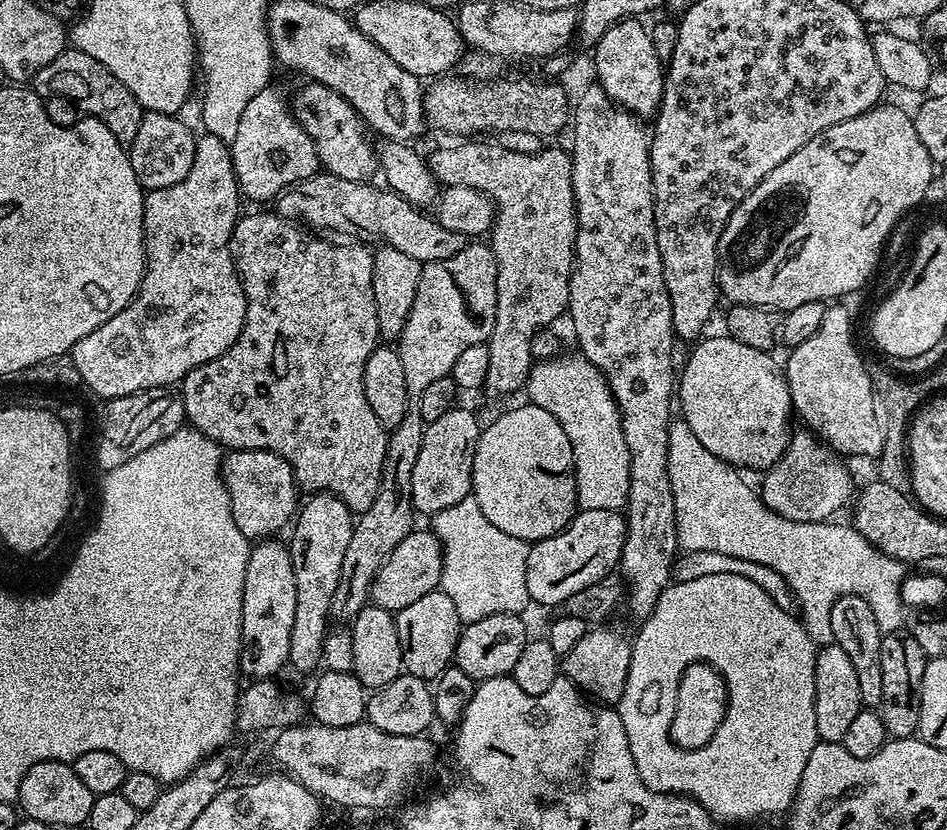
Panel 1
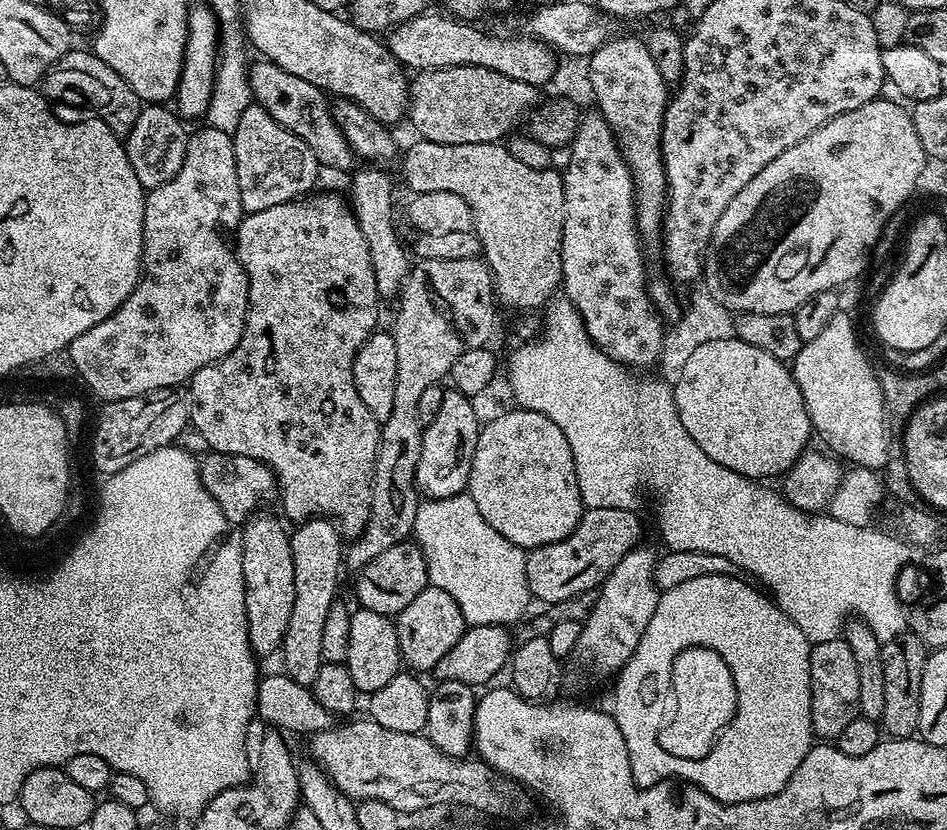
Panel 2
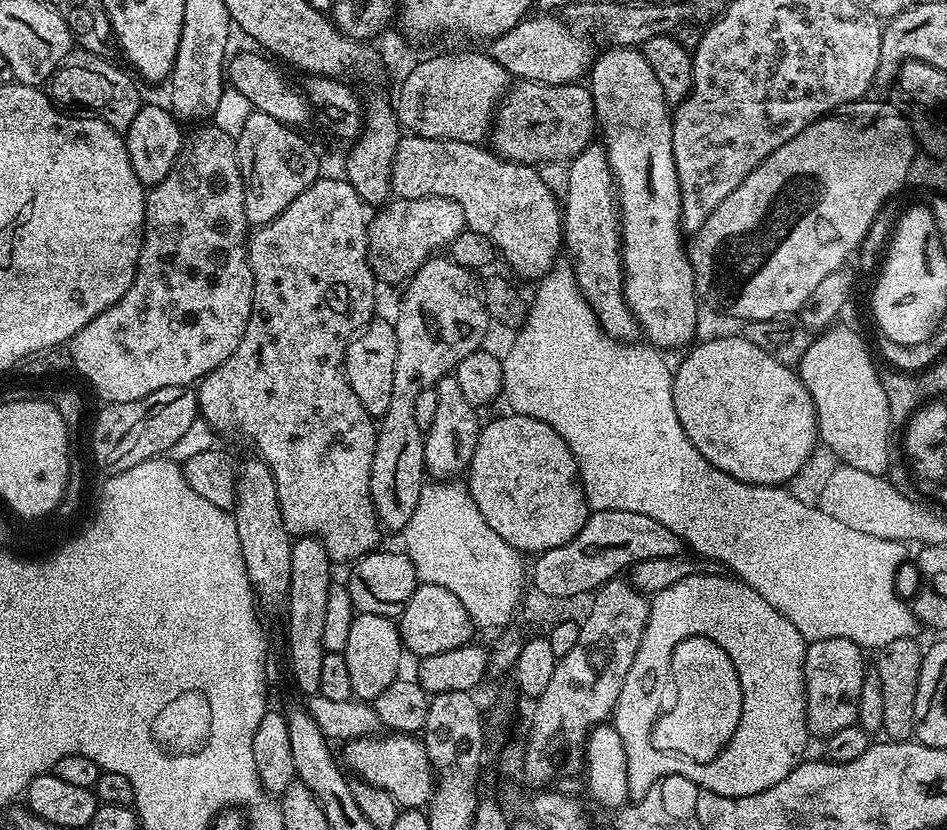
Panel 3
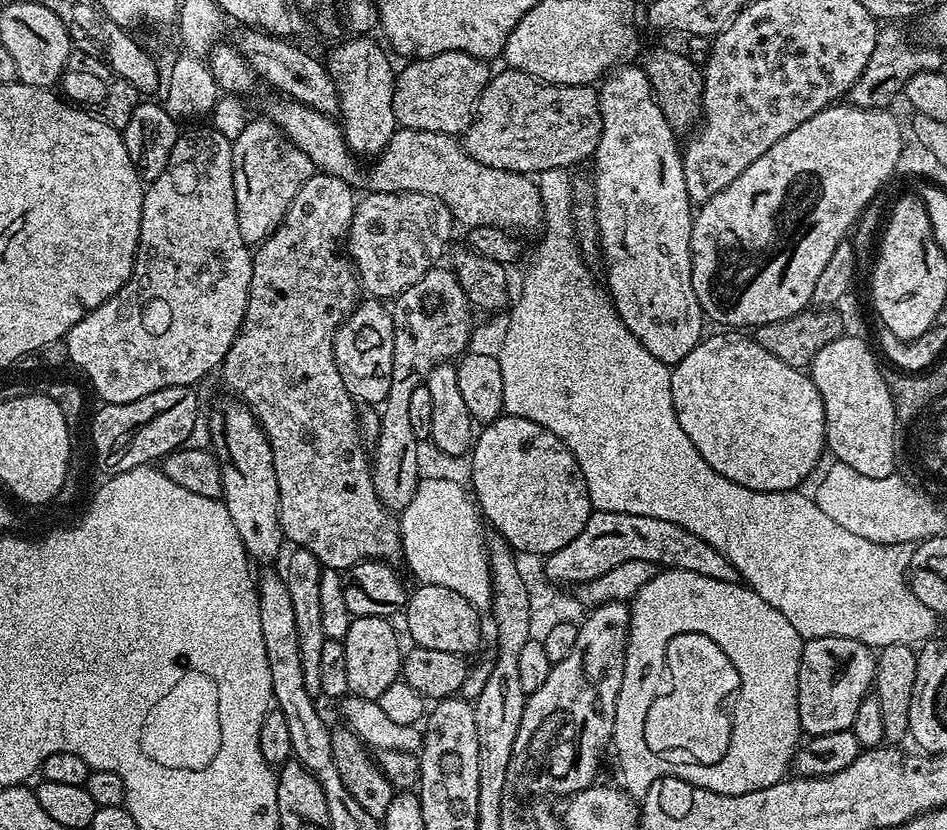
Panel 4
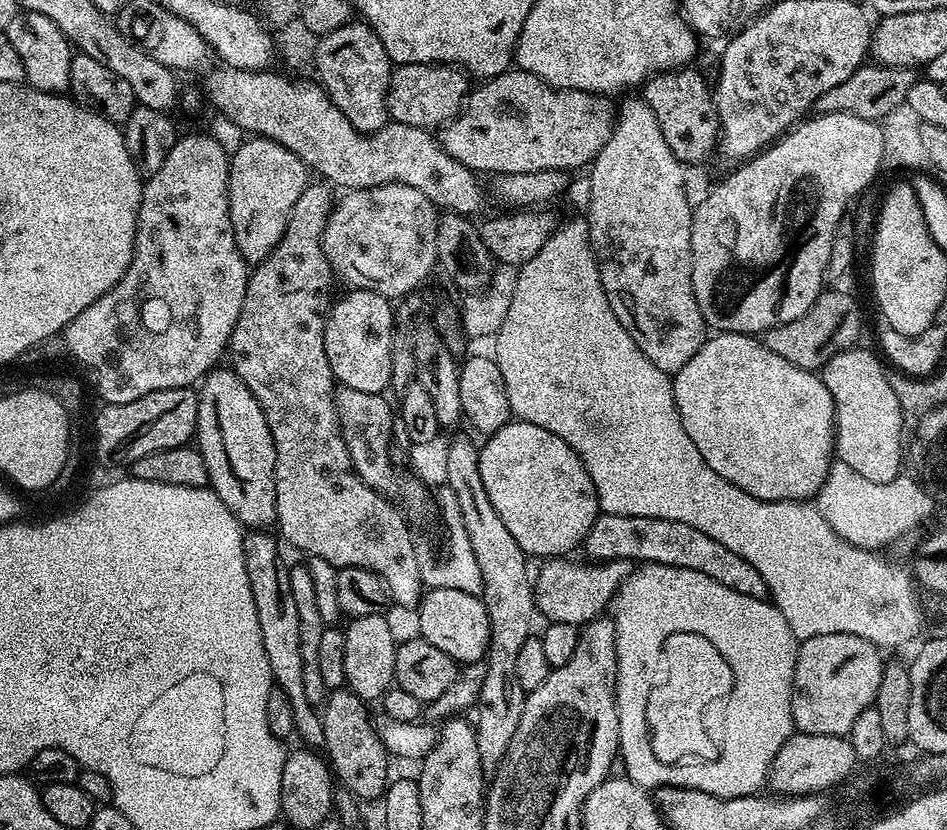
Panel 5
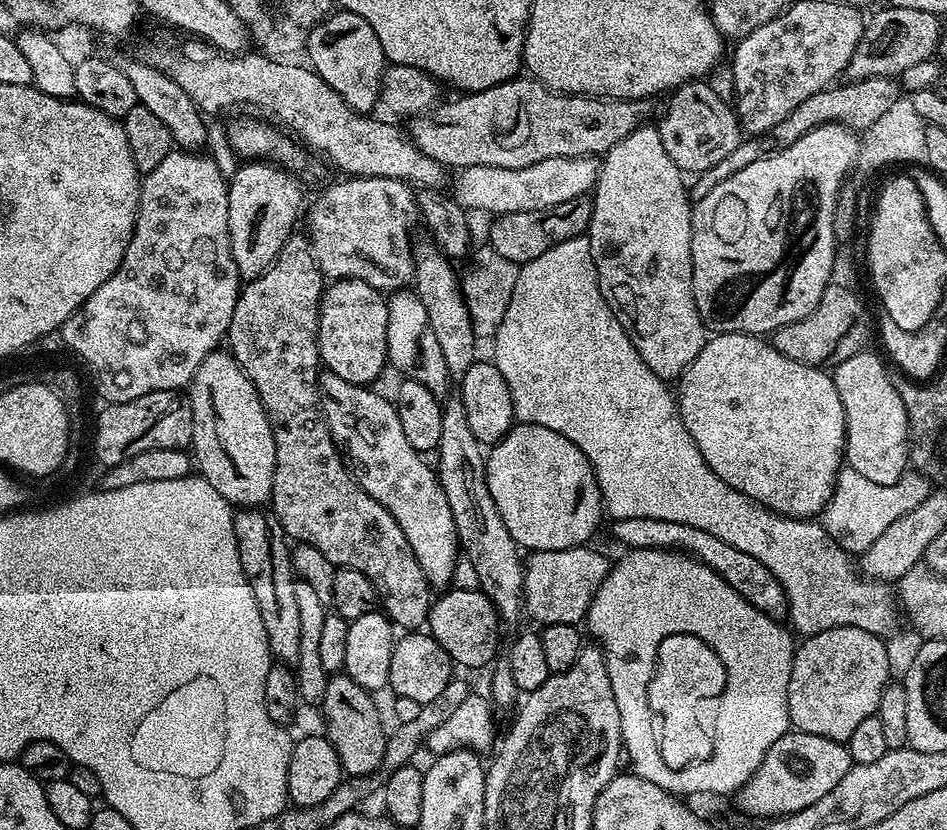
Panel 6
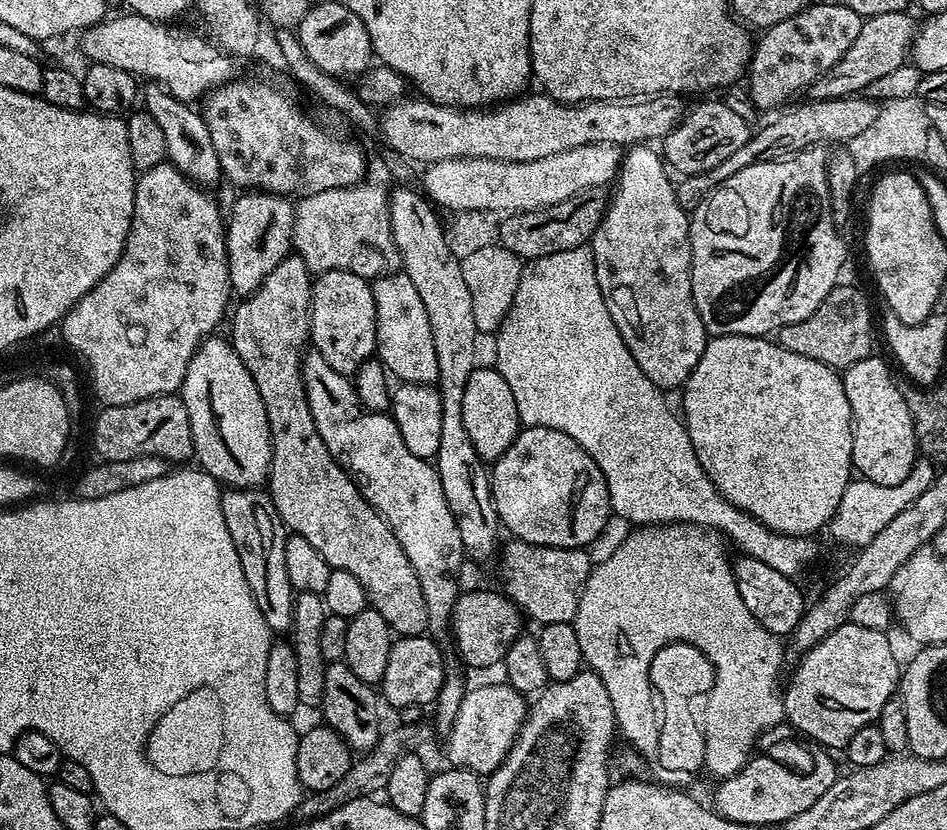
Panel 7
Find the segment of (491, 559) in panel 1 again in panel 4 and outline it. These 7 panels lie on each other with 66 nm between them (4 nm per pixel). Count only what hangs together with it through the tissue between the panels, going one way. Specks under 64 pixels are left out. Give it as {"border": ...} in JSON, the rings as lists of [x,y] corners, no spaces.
{"border":[[[425,475],[414,490],[414,498],[410,498],[410,506],[399,512],[398,519],[402,560],[408,563],[420,584],[447,586],[454,594],[462,594],[477,610],[491,605],[492,575],[486,528],[465,485],[463,488],[448,476]]]}

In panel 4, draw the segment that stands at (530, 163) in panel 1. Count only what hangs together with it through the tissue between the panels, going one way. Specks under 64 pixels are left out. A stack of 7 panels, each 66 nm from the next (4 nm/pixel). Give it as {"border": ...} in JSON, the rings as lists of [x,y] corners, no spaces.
{"border":[[[280,98],[272,108],[270,119],[283,130],[286,138],[290,138],[290,142],[294,142],[294,146],[298,146],[298,150],[302,150],[302,154],[306,154],[306,158],[310,158],[313,169],[342,178],[357,189],[364,188],[368,192],[430,194],[430,198],[442,201],[450,210],[453,221],[457,225],[464,224],[465,229],[486,226],[521,234],[520,232],[532,232],[535,228],[537,231],[543,225],[545,200],[540,196],[537,181],[522,172],[507,172],[494,170],[494,166],[482,166],[482,162],[470,158],[463,143],[455,136],[397,127],[390,142],[379,157],[369,163],[372,165],[365,170],[363,176],[356,165],[359,164],[357,157],[352,155],[344,140],[343,127],[333,117],[296,100]]]}

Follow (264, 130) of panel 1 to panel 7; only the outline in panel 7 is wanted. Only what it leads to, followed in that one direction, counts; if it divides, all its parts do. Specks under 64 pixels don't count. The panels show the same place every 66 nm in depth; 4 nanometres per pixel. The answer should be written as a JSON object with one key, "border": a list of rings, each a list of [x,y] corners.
{"border":[[[248,190],[232,204],[232,213],[226,216],[226,231],[224,241],[228,247],[228,269],[230,270],[230,282],[232,291],[237,297],[243,298],[250,295],[290,254],[292,248],[292,221],[294,219],[294,204],[289,197],[278,196],[275,192],[262,192],[259,190]]]}

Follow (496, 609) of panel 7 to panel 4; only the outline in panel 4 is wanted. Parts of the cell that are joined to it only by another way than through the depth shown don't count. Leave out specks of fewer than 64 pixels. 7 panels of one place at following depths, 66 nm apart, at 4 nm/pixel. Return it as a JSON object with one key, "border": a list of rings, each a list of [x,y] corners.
{"border":[[[420,584],[413,592],[411,589],[406,600],[407,612],[408,632],[412,635],[411,643],[415,647],[426,650],[446,650],[450,654],[458,654],[462,657],[467,657],[468,652],[475,653],[481,647],[477,609],[473,608],[470,602],[466,602],[462,594],[454,594],[454,590],[449,590],[447,586]]]}

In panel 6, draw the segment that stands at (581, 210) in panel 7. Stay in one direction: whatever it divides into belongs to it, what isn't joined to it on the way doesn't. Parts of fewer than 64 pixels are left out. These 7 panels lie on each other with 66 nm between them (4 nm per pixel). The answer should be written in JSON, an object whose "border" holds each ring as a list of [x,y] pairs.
{"border":[[[588,194],[561,202],[552,209],[497,215],[488,228],[487,243],[502,257],[508,258],[514,264],[522,265],[538,258],[538,254],[546,254],[546,250],[550,250],[558,242],[585,235],[591,217],[592,198]]]}

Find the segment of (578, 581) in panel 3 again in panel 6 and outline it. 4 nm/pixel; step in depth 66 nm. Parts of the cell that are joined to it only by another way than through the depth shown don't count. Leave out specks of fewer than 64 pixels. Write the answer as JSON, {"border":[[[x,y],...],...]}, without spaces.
{"border":[[[626,518],[615,521],[611,526],[613,538],[618,543],[625,544],[625,549],[664,548],[668,552],[691,556],[694,560],[709,564],[727,584],[734,586],[734,590],[742,594],[742,598],[746,598],[746,602],[750,602],[750,606],[762,610],[762,614],[787,617],[788,595],[786,590],[782,590],[778,578],[774,578],[774,574],[770,574],[770,570],[766,570],[766,566],[762,566],[758,558],[745,554],[735,546],[726,546],[726,542],[714,538],[714,534],[706,534],[706,530],[694,530],[694,526],[682,526],[682,522],[662,522],[654,518]]]}

